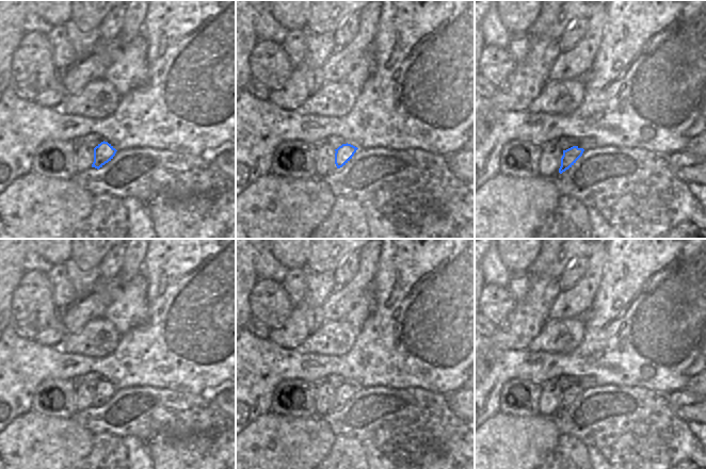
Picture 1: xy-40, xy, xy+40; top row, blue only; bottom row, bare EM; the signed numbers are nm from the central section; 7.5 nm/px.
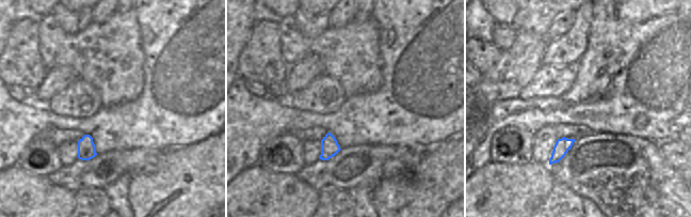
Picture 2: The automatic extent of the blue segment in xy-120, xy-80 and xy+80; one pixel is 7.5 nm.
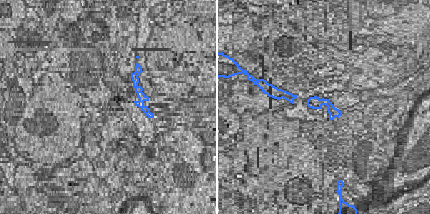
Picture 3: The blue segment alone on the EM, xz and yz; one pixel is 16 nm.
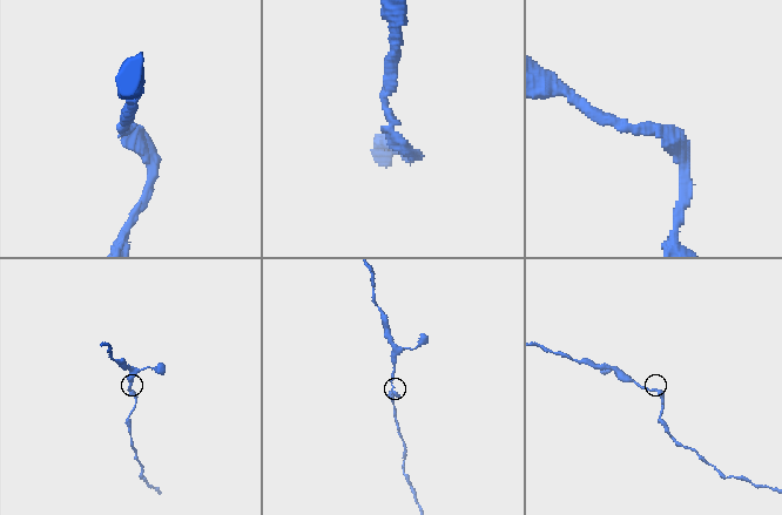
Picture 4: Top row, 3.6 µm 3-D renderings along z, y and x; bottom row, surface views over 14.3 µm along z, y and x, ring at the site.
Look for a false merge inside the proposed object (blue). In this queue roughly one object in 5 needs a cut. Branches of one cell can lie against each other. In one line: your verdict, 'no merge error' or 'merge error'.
no merge error

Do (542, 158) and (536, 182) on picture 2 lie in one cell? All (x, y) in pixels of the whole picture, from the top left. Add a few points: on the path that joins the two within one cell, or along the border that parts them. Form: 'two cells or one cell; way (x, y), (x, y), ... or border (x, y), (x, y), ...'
two cells; border (532, 161), (546, 165)

